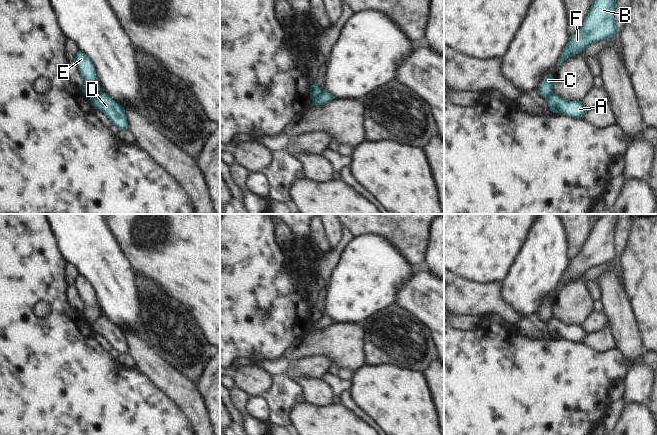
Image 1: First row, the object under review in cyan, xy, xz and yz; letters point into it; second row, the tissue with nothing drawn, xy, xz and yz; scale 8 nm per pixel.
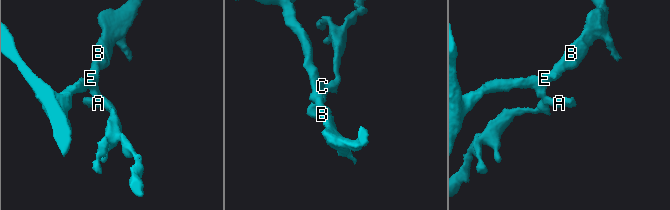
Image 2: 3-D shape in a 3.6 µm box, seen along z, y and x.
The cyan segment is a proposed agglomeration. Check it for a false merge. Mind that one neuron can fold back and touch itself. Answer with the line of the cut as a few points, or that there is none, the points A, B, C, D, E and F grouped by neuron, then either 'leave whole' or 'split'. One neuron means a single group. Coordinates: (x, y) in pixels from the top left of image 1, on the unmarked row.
xy (101, 315), (90, 323) | A D / B C E F | split

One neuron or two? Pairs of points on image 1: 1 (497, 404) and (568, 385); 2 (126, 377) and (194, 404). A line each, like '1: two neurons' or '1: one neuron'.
1: one neuron
2: two neurons

